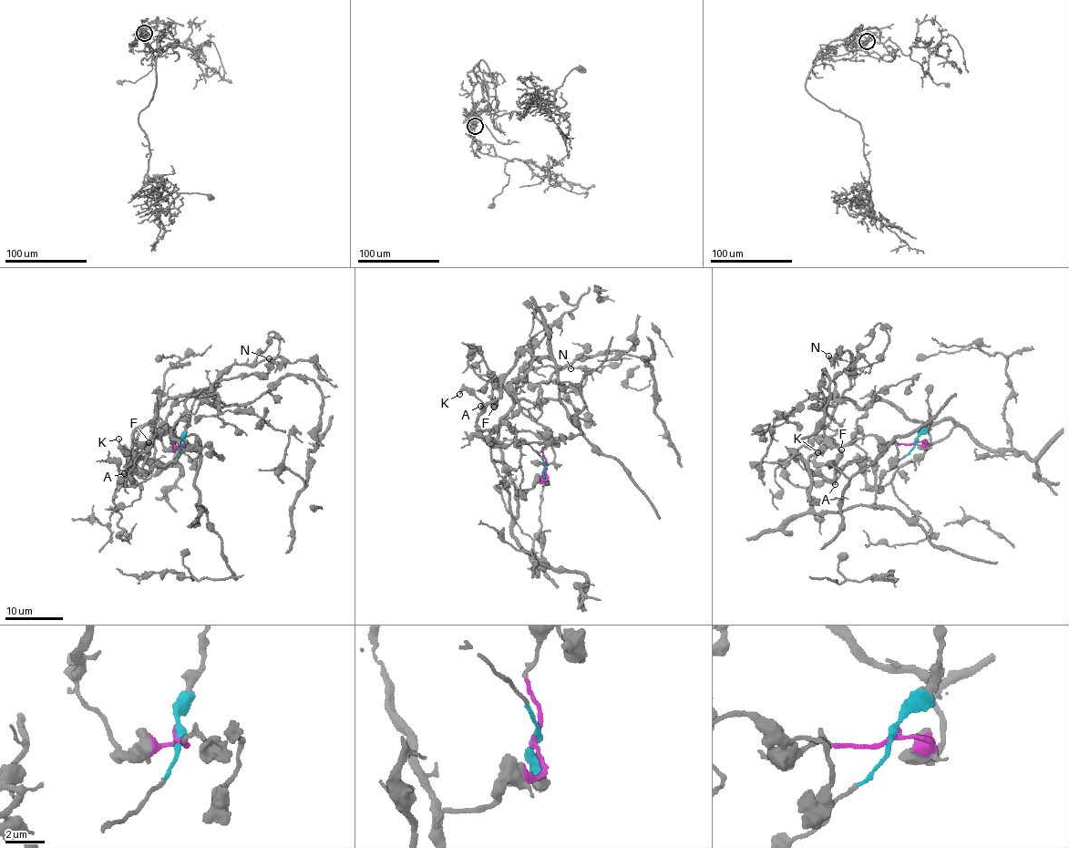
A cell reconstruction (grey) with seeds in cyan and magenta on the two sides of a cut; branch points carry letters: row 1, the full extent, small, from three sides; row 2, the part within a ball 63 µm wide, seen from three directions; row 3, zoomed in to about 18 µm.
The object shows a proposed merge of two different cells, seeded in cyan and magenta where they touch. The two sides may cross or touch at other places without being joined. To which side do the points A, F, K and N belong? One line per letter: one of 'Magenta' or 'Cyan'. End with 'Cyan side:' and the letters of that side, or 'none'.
A: Cyan
F: Cyan
K: Cyan
N: Magenta
Cyan side: A, F, K

